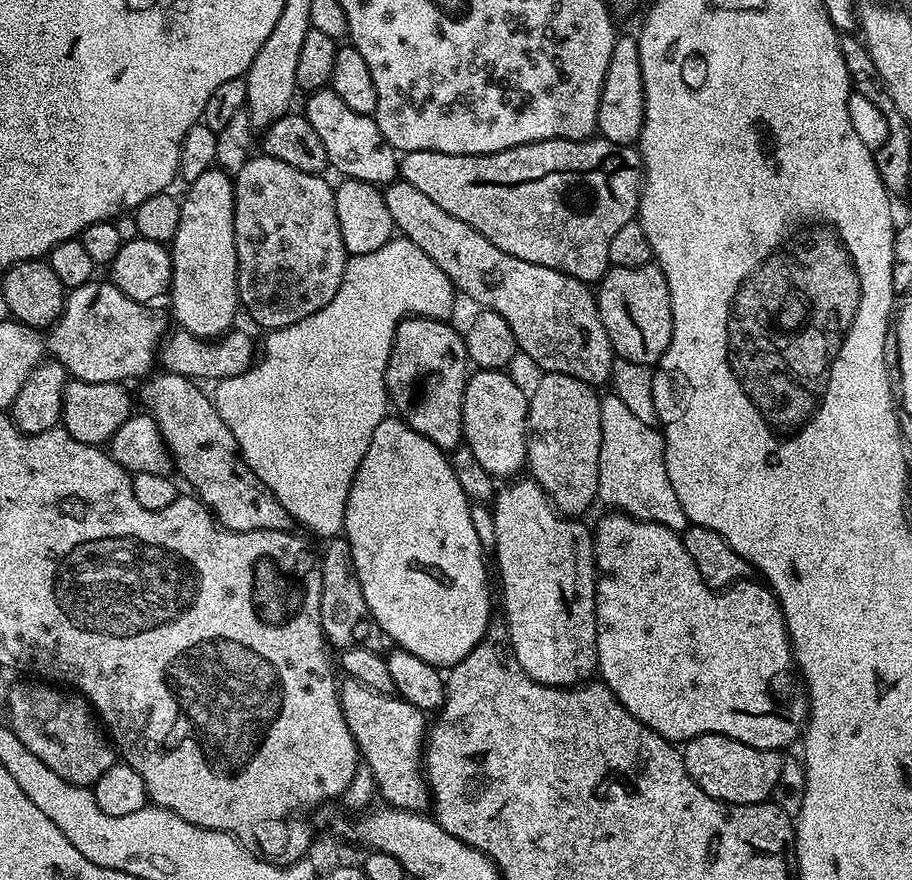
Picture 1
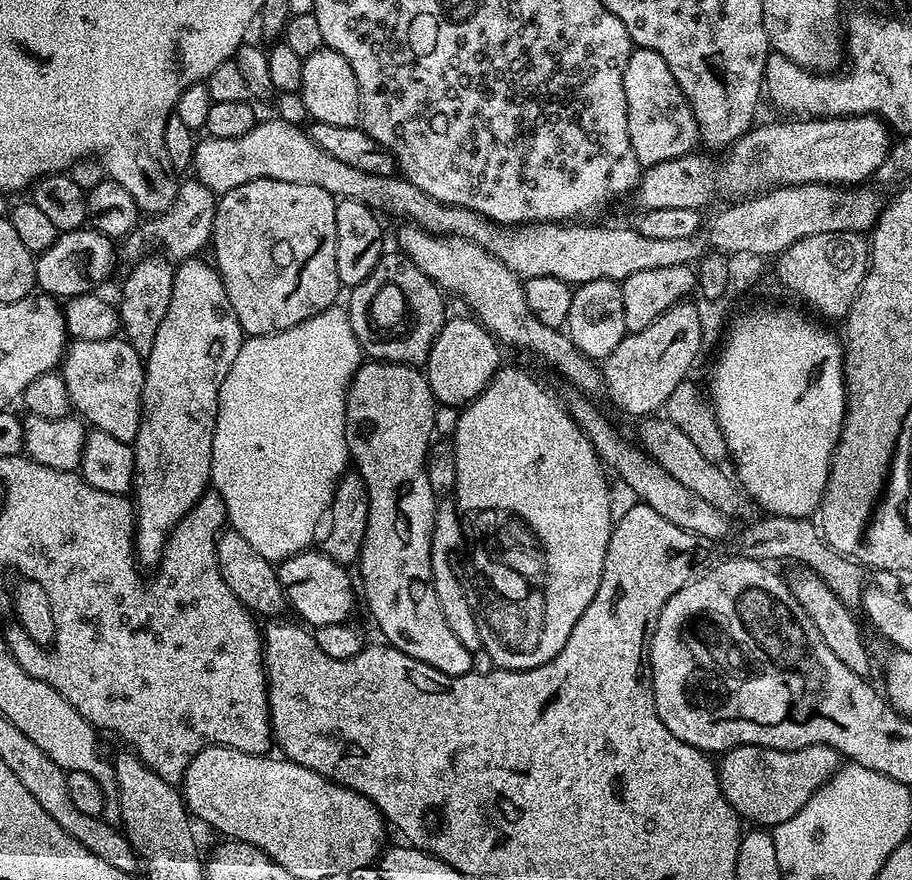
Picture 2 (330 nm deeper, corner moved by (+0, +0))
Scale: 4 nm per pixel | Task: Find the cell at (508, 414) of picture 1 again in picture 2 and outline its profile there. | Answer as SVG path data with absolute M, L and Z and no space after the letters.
M456 316L453 320L452 317L445 319L438 338L434 338L434 346L426 365L428 385L437 404L458 409L463 409L476 400L502 367L502 348L496 337L479 320L464 316Z

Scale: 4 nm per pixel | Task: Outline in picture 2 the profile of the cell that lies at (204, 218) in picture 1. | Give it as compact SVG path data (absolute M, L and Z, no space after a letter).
M189 258L175 265L170 306L166 318L162 318L162 326L158 326L158 334L154 334L154 346L150 346L150 354L144 361L144 409L134 441L136 559L141 565L159 563L172 529L209 487L220 383L226 378L234 358L238 358L238 350L246 339L230 306L230 298L226 298L226 286L220 280L220 273L209 261L207 264L200 259Z

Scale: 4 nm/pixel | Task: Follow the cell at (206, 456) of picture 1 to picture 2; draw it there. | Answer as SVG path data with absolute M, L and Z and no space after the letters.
M123 338L72 340L62 357L62 375L73 409L89 425L92 423L95 431L110 434L110 438L118 438L118 442L132 444L140 429L140 415L144 409L144 361L145 357L140 356L138 350L134 350L134 346Z

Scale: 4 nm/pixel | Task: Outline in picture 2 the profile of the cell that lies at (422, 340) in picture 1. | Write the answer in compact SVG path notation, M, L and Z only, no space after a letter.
M396 250L385 251L380 261L370 270L370 274L358 285L351 289L352 292L346 301L350 326L360 343L360 351L365 357L382 360L386 364L411 364L424 366L428 363L428 355L434 346L434 338L442 330L446 319L444 313L445 293L440 285L434 283L414 262Z

